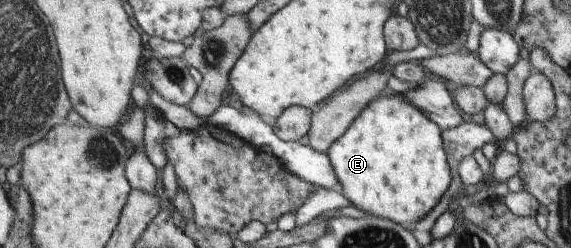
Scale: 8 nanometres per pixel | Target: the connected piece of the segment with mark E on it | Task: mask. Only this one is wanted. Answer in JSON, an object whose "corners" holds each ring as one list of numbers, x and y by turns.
{"corners":[[395,92,374,100,329,148,328,156,352,206,407,228,438,206,454,178,440,126]]}

